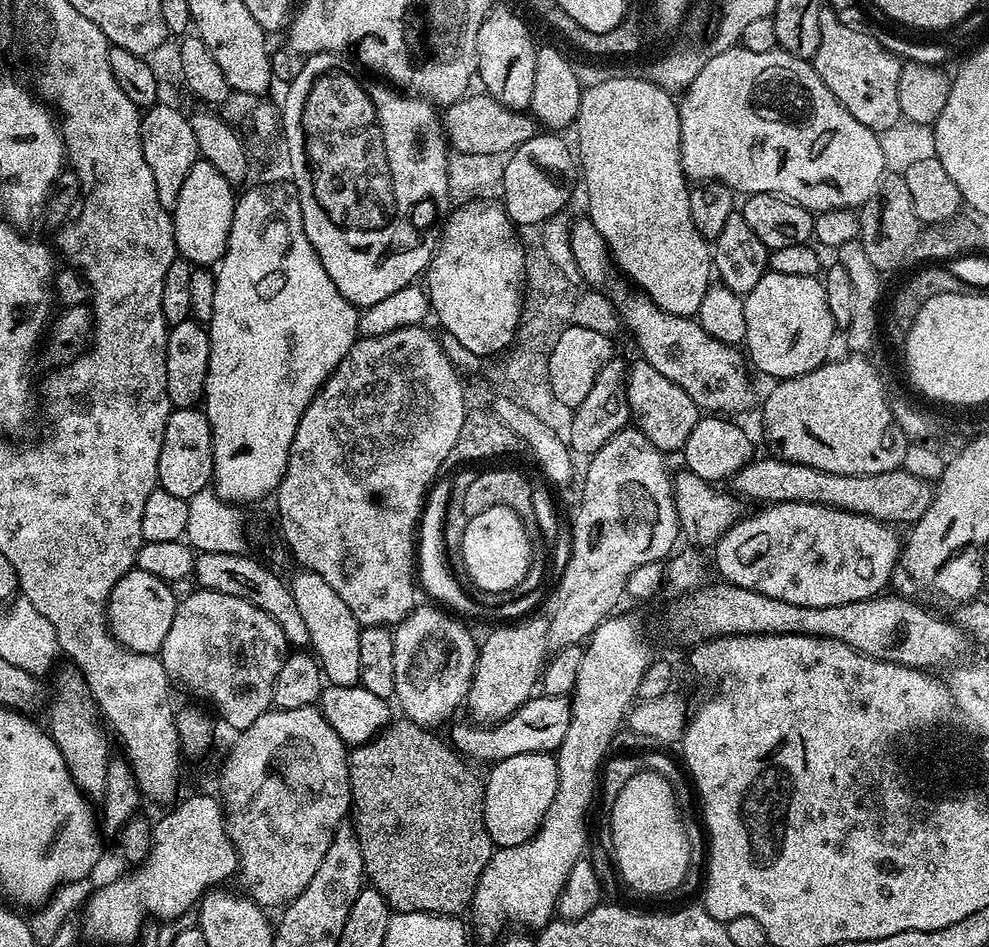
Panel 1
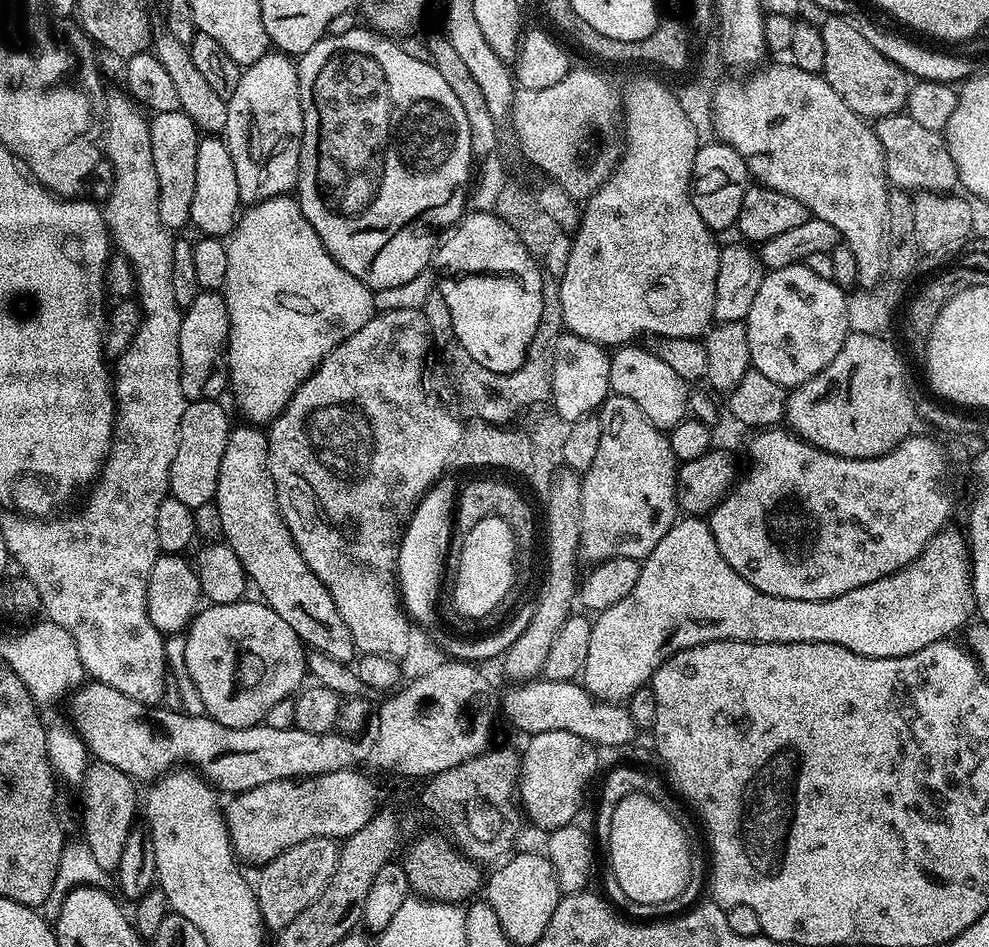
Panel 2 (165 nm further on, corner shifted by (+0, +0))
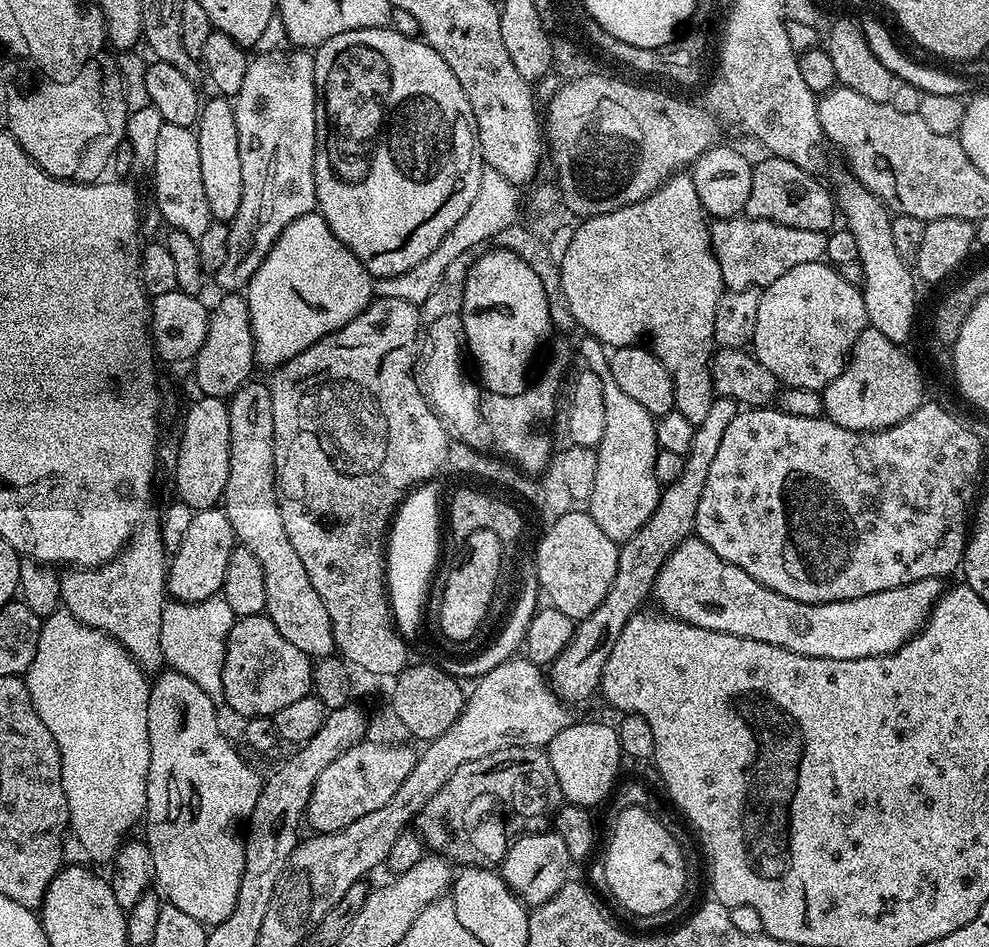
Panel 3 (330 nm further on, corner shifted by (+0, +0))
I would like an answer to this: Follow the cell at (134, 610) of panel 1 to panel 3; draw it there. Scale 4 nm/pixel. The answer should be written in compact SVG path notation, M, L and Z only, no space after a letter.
M223 507L201 508L195 513L182 538L182 546L171 553L168 560L166 592L172 600L202 602L206 598L217 595L223 589L226 578L226 566L232 557L232 549L238 541L230 522L226 518Z

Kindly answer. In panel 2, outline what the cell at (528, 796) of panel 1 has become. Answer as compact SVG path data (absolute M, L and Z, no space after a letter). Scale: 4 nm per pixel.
M566 730L538 732L529 740L532 741L528 749L523 750L520 761L518 800L524 803L522 812L526 820L551 834L556 828L577 819L576 811L580 808L584 787L596 772L597 749L578 734L570 734Z

